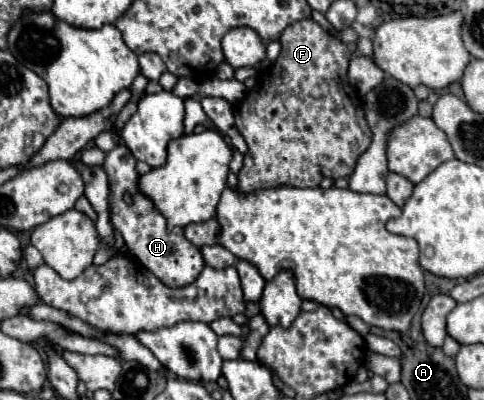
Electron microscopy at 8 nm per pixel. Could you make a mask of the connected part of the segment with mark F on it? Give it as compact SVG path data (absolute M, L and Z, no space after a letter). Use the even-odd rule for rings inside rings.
M303 19L289 25L281 41L279 63L271 63L267 69L259 71L257 83L247 91L245 99L235 107L235 127L247 143L247 153L243 155L243 167L237 173L239 193L253 193L257 189L275 187L319 187L321 179L331 177L351 177L357 159L371 145L373 133L365 121L363 101L347 81L349 67L349 47L331 33L323 31L313 19Z

